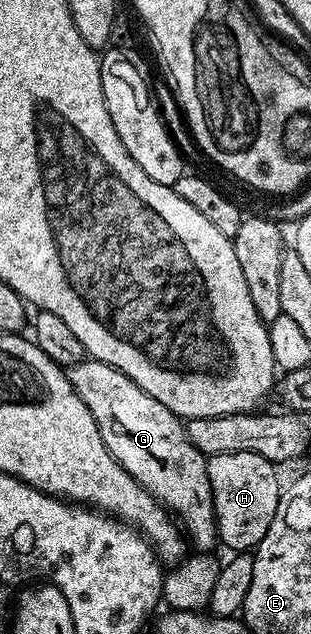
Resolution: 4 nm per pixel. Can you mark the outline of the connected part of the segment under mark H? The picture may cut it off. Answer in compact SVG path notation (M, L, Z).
M254 453L215 455L208 458L208 462L220 544L233 549L229 551L256 550L263 535L267 535L267 527L271 527L271 519L275 519L281 498L283 481L277 478L277 473L273 470L276 469L274 462Z

